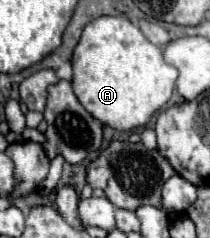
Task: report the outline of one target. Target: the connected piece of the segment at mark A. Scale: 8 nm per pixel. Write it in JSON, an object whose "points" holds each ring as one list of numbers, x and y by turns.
{"points":[[100,16,80,36,72,56,72,88,84,108,102,124,130,132,144,128,172,96,178,72,164,62,162,50,124,16]]}

